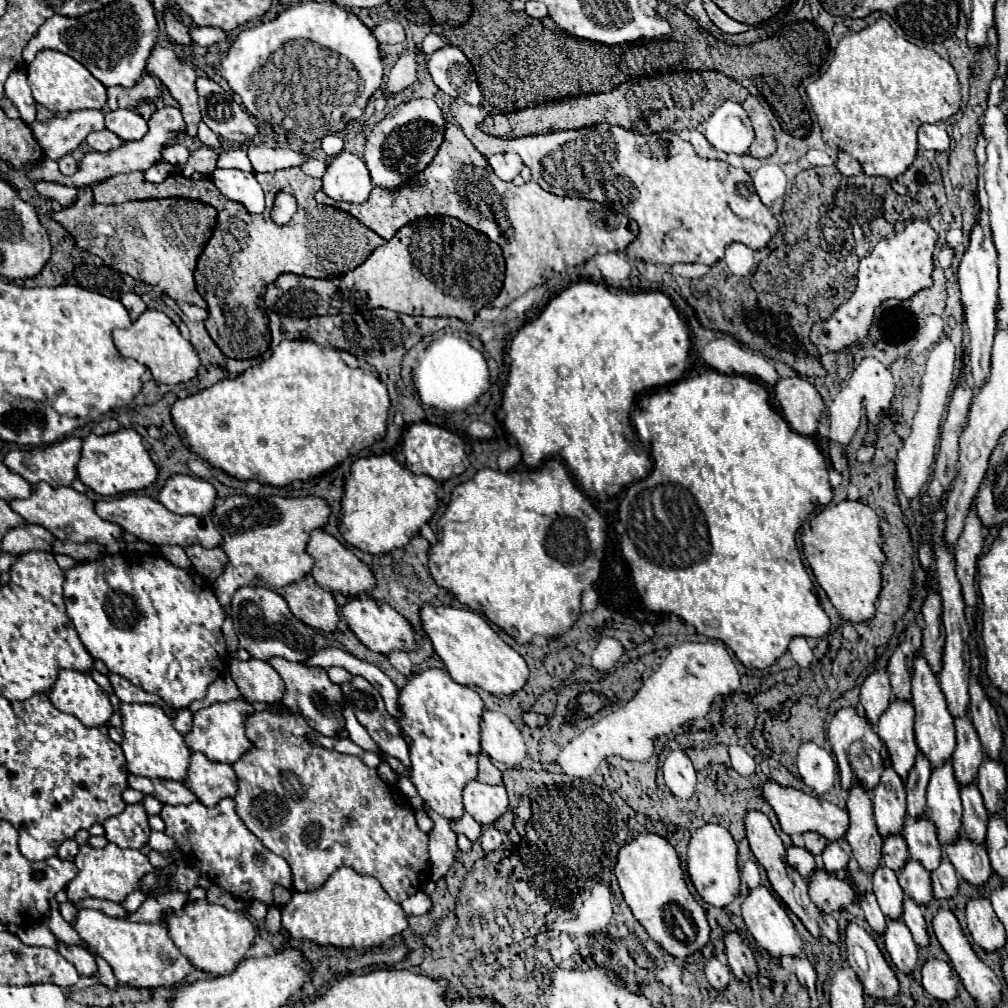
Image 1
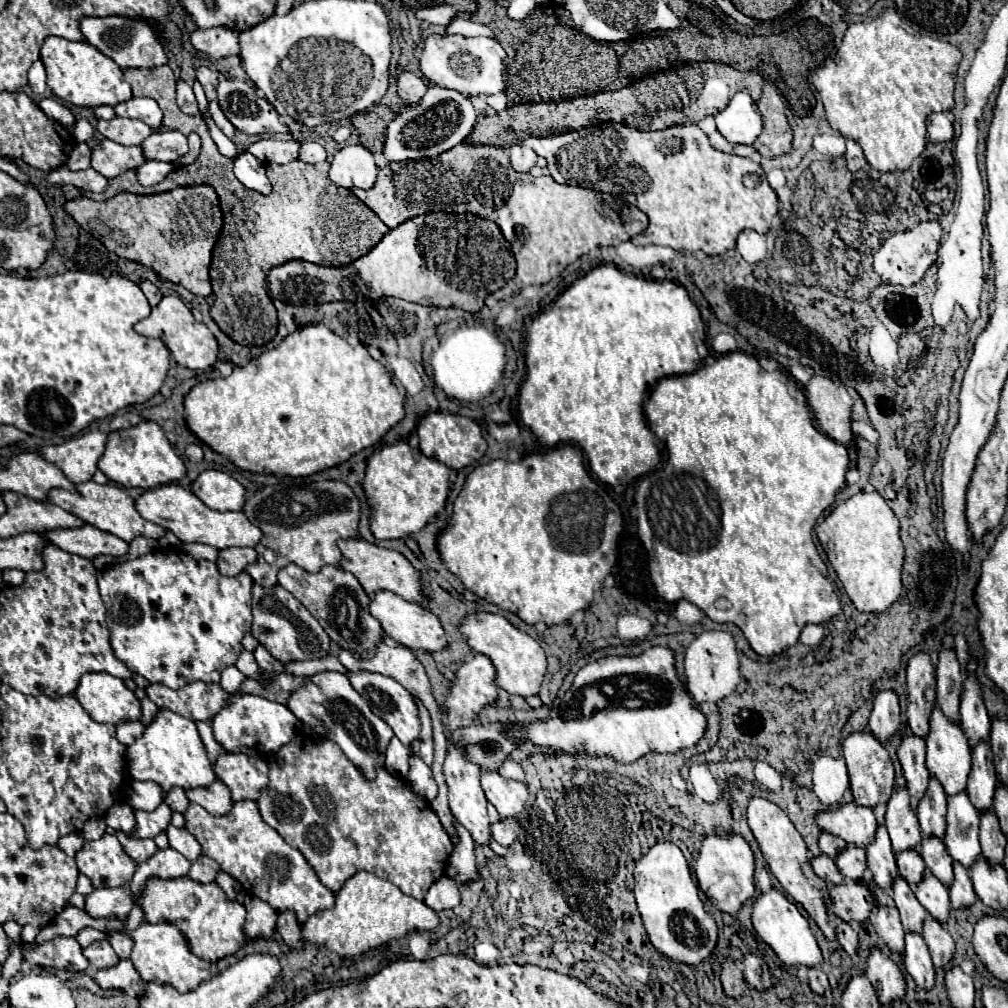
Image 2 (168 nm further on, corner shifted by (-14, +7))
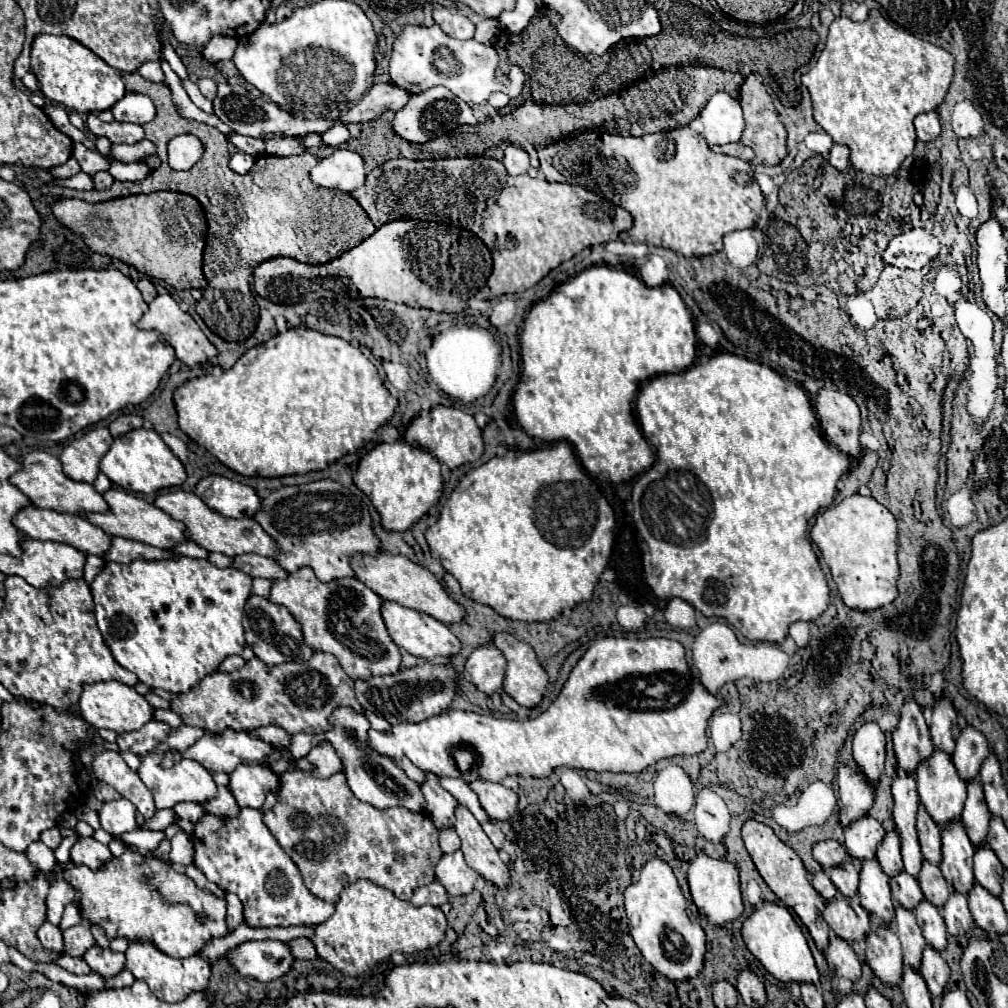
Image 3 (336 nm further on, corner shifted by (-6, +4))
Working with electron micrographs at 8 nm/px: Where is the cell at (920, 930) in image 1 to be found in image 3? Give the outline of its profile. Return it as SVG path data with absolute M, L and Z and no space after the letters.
M926 947L924 955L922 955L922 965L920 965L920 973L930 989L932 995L940 997L944 993L944 987L948 983L950 977L950 967L944 961L944 957L940 955L940 951L936 951L934 947Z

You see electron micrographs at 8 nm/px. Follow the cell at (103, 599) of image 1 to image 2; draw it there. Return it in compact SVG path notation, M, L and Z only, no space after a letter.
M158 550L158 552L150 552L146 556L140 556L136 560L126 560L126 562L120 562L108 570L102 570L98 574L98 588L100 588L100 596L108 608L108 628L110 628L110 642L112 642L112 648L116 652L116 656L134 672L134 674L140 674L144 676L146 680L150 682L158 682L158 684L166 684L168 688L182 688L190 682L196 682L196 680L202 680L202 682L220 682L220 672L226 668L226 666L232 666L236 664L238 660L238 654L244 650L242 648L242 638L246 632L250 632L250 624L252 624L252 612L250 612L250 590L254 586L254 580L250 580L250 576L246 572L240 572L238 576L222 576L218 572L218 566L210 560L196 560L192 558L190 554L182 552L182 550Z

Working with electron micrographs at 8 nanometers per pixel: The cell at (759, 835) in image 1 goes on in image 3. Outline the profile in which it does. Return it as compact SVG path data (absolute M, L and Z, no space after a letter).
M748 819L742 825L742 839L746 843L746 849L758 869L758 873L762 875L762 879L766 881L766 885L776 893L776 897L780 901L784 901L784 905L792 907L796 911L796 915L802 919L802 923L808 927L816 947L820 951L824 951L828 947L828 923L822 919L822 911L824 911L824 899L818 895L818 891L812 887L812 883L806 877L806 869L802 859L794 853L792 847L788 847L774 831L772 827L756 821L756 819Z

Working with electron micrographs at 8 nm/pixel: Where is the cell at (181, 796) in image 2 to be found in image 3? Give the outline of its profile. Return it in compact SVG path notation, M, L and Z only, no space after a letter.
M176 803L172 809L176 811L176 815L180 819L186 819L186 821L192 821L192 823L196 823L204 815L204 811L198 803Z

